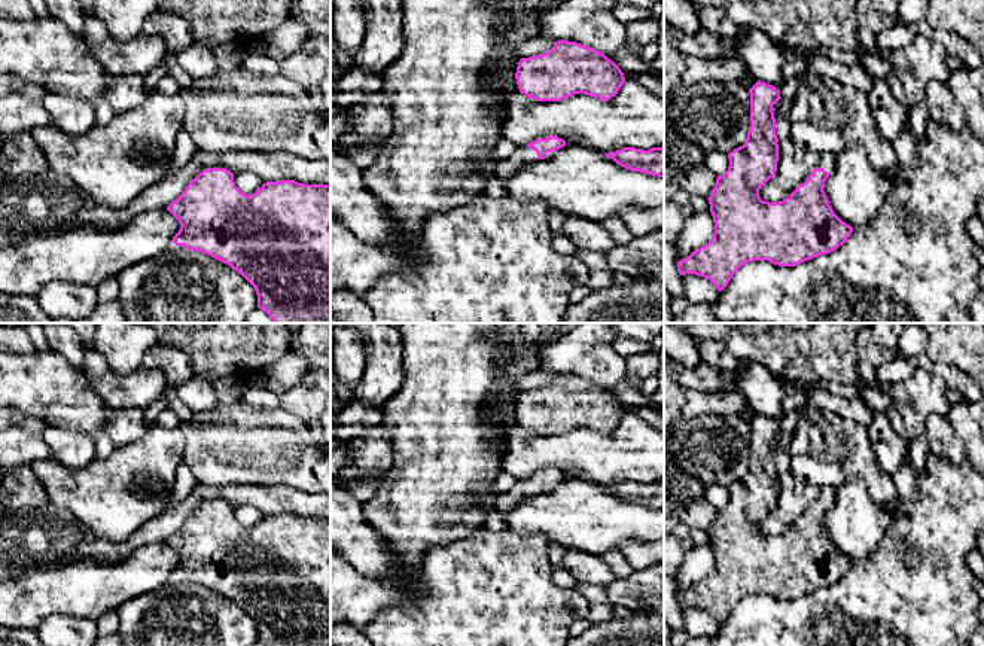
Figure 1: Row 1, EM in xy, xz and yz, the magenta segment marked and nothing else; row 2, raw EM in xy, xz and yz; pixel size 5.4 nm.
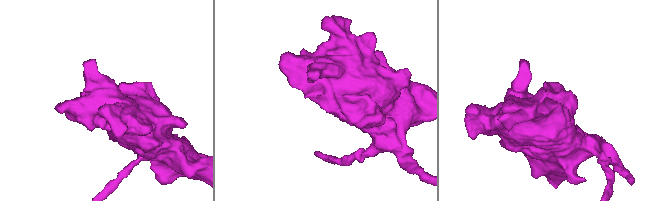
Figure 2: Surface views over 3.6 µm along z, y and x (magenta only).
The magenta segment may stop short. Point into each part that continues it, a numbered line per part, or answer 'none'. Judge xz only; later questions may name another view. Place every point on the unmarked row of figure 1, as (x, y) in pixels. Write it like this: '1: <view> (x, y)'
1: xz (505, 502)

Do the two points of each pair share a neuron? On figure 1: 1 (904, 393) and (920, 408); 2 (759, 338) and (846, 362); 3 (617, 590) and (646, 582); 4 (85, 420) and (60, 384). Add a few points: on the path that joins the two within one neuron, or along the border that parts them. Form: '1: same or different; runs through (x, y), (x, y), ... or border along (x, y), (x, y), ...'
1: same; runs through (908, 398), (916, 404)
2: same; runs through (780, 346), (806, 371), (825, 371)
3: same; runs through (624, 590), (639, 590)
4: same; runs through (82, 411), (64, 393)

